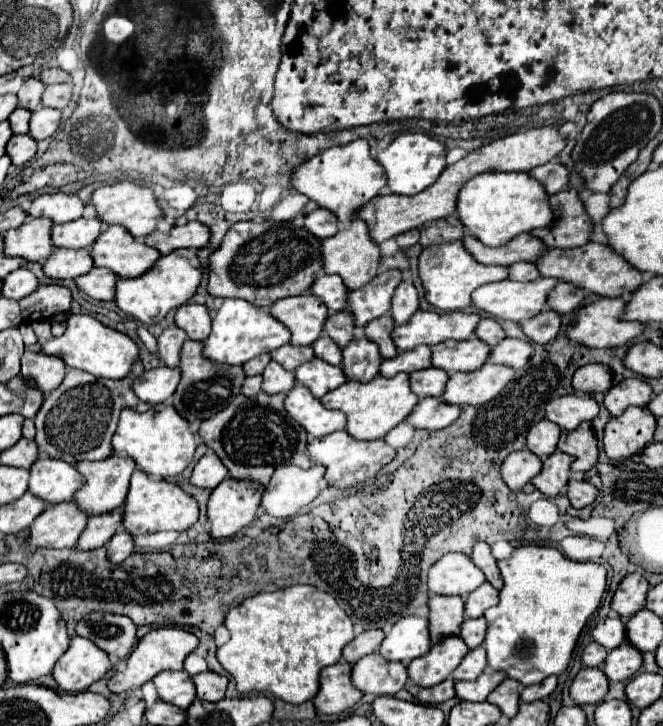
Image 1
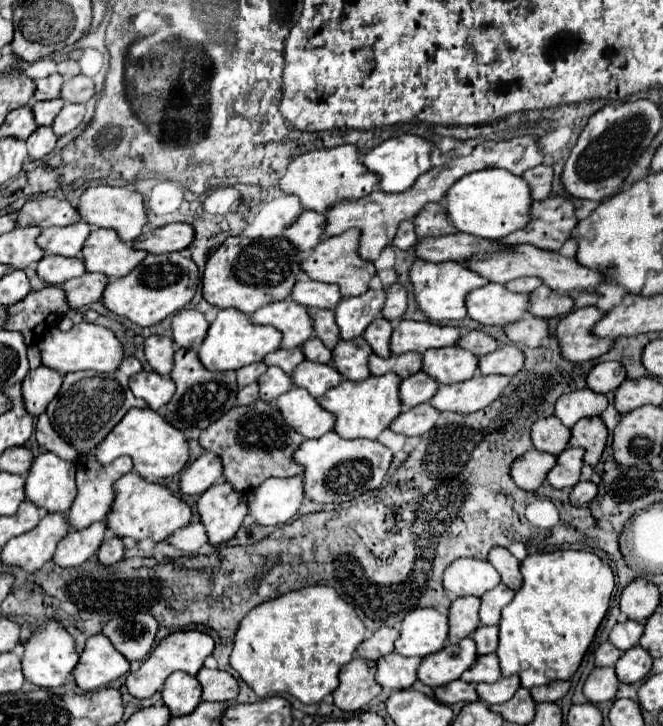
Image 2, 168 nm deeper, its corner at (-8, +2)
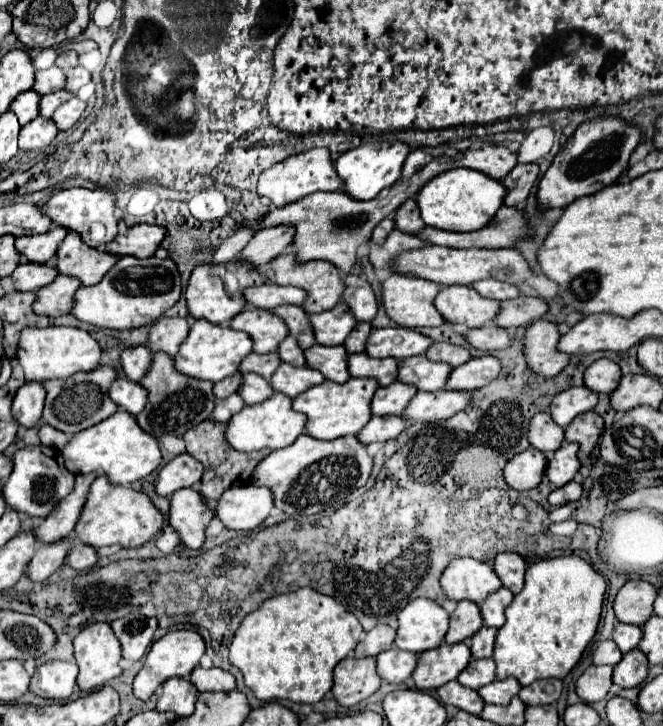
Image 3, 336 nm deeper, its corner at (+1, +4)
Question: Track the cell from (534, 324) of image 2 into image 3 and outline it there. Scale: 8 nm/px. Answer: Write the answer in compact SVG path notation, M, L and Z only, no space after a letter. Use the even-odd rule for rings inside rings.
M484 324L480 328L472 328L464 332L464 340L470 342L472 348L482 350L482 352L494 352L494 350L510 346L508 332L494 324Z

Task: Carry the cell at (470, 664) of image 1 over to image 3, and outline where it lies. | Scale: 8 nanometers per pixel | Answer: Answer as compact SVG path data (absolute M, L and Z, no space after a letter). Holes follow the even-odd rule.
M472 660L472 666L468 666L468 670L464 670L464 674L460 674L458 678L462 686L472 688L472 690L480 690L482 686L494 680L496 680L494 660Z

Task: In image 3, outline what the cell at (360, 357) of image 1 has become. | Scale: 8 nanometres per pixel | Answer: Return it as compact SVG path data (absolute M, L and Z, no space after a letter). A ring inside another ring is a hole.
M314 344L308 350L304 350L304 358L306 358L306 366L312 370L318 370L324 374L326 380L332 382L346 382L350 378L348 374L348 366L346 366L346 356L348 352L344 350L344 346L320 346Z

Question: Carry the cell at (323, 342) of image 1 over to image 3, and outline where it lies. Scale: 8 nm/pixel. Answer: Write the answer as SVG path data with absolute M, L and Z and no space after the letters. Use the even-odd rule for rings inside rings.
M286 336L280 344L278 344L278 356L282 362L292 364L292 366L304 366L304 352L296 346L296 342L292 342L292 336Z

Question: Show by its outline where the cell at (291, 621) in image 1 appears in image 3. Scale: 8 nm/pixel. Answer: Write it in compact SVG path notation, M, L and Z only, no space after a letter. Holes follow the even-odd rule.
M300 588L290 594L274 596L266 600L258 610L250 612L234 634L230 644L230 662L244 674L246 686L254 690L256 698L262 702L292 700L300 704L320 702L332 688L334 666L350 656L360 640L362 626L354 614L350 614L332 596L324 596L312 588Z

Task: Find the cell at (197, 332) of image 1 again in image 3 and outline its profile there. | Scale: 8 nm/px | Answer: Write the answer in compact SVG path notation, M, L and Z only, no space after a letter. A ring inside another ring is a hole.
M158 318L152 326L150 326L150 334L148 334L148 342L146 346L154 352L166 352L170 356L176 354L176 350L180 348L180 342L184 342L184 338L188 336L190 324L186 318Z

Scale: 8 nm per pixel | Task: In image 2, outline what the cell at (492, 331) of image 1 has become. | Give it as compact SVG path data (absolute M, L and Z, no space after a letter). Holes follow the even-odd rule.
M469 330L467 334L461 336L461 340L457 344L461 348L465 348L465 350L471 350L477 356L489 354L489 352L499 348L499 342L493 336L489 336L487 332L483 332L483 330Z

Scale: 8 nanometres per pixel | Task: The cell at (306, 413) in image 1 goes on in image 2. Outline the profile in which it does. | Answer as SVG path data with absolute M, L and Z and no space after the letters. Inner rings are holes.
M295 386L279 396L277 408L281 408L285 422L291 424L293 430L301 432L303 438L319 438L335 428L335 414L321 408L321 404L305 392L305 388Z

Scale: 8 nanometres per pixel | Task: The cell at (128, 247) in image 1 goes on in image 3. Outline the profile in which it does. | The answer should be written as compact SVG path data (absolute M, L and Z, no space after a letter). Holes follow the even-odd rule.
M68 232L56 250L56 260L56 270L60 274L78 278L82 286L92 286L100 282L102 276L116 264L118 256L84 246L78 234Z

